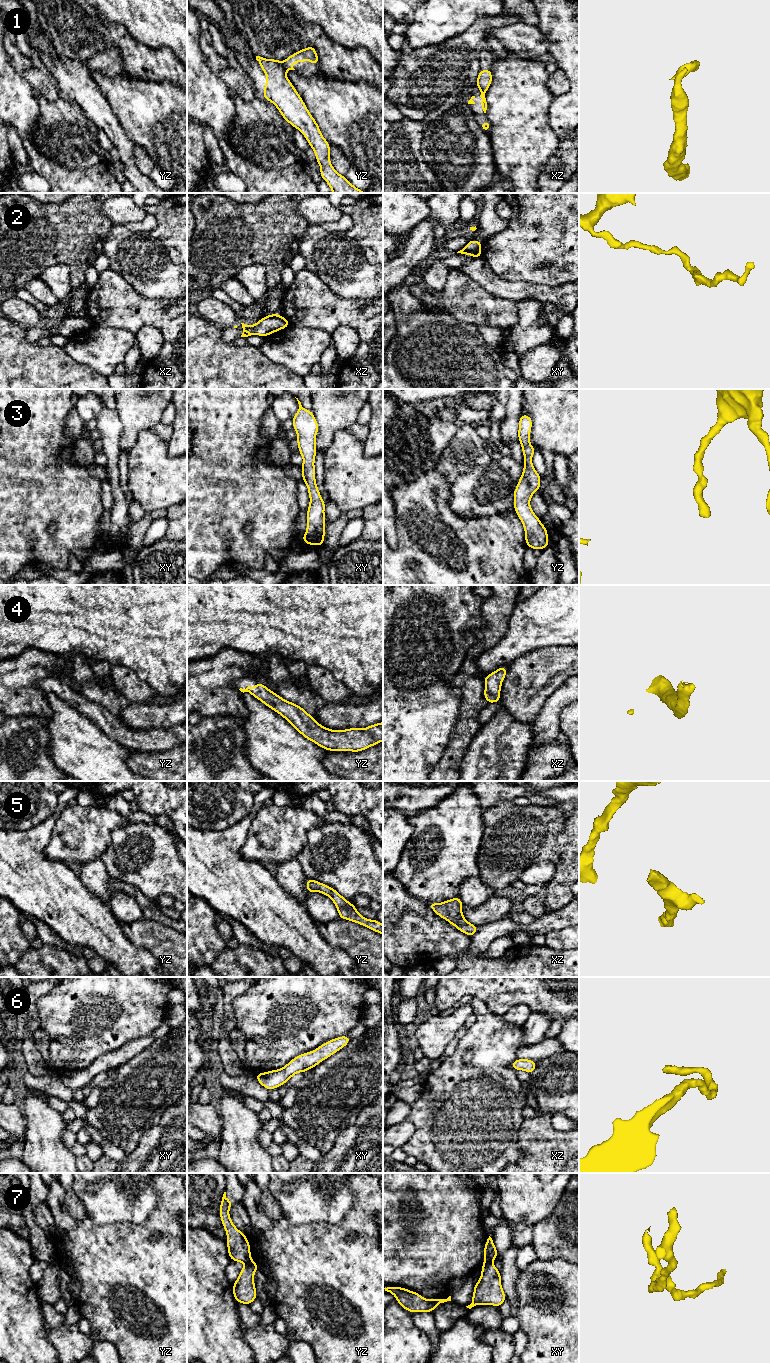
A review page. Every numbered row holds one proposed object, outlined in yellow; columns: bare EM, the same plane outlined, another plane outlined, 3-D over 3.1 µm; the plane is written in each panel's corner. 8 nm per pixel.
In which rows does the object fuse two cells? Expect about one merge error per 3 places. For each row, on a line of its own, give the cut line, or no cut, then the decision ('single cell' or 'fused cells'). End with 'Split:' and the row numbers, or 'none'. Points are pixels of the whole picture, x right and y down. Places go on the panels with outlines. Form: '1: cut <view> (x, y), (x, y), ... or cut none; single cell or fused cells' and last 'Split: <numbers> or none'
1: cut yz (282, 62), (282, 67), (285, 71); fused cells
2: cut xy (480, 248), (462, 250); fused cells
3: cut none; single cell
4: cut none; single cell
5: cut none; single cell
6: cut none; single cell
7: cut xy (492, 1260), (484, 1262); fused cells
Split: 1, 2, 7

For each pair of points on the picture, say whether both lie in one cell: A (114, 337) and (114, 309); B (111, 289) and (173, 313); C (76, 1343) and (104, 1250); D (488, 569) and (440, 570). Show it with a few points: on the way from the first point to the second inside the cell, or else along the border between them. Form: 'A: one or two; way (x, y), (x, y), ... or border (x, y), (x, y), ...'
A: two; border (94, 324), (100, 327), (123, 328), (134, 333)
B: one; way (126, 304), (158, 312)
C: two; border (89, 1333), (95, 1341)
D: one; way (476, 569), (470, 569), (466, 573), (452, 573)

